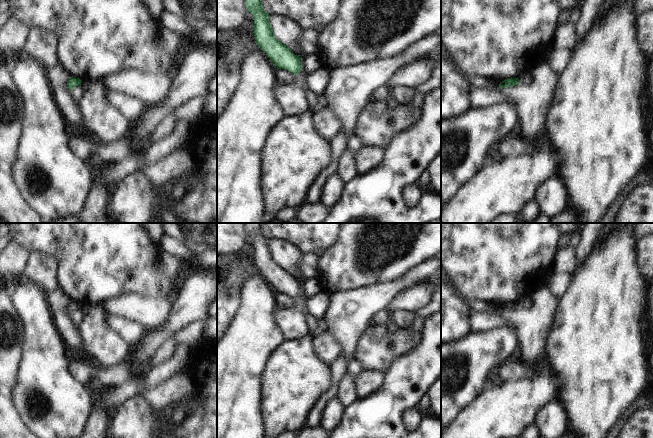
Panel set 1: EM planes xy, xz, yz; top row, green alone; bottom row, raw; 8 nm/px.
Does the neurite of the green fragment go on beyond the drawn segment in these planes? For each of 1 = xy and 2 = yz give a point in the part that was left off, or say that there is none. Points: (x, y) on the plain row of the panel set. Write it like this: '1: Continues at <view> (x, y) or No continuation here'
1: No continuation here
2: No continuation here

